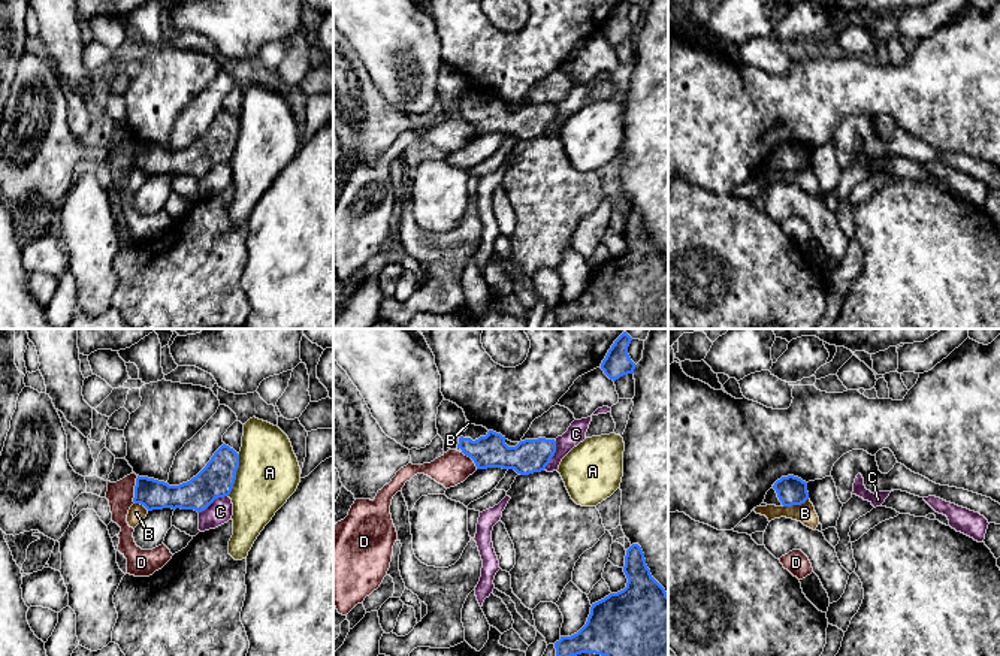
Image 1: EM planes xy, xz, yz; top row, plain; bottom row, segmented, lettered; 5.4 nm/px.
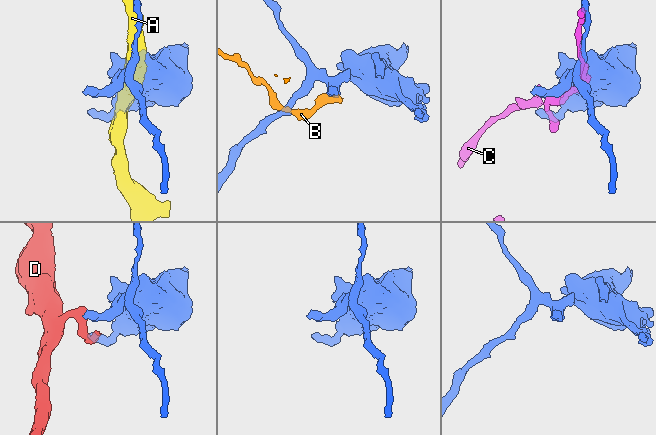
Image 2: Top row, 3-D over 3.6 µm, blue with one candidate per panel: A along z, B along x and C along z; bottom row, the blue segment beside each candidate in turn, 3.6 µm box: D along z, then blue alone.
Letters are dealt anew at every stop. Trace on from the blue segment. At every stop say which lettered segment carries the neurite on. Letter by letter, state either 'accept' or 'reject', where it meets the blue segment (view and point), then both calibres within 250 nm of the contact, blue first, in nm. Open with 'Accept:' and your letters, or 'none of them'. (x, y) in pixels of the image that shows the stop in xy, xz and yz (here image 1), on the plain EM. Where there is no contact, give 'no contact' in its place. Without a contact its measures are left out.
Accept: none of them
A: reject; contact xy (235, 141); calibres 190 and 320 nm
B: reject; contact yz (795, 169); calibres 160 and 110 nm
C: reject; contact xz (553, 120); calibres 180 and 110 nm
D: reject; contact xy (135, 154); calibres 160 and 140 nm

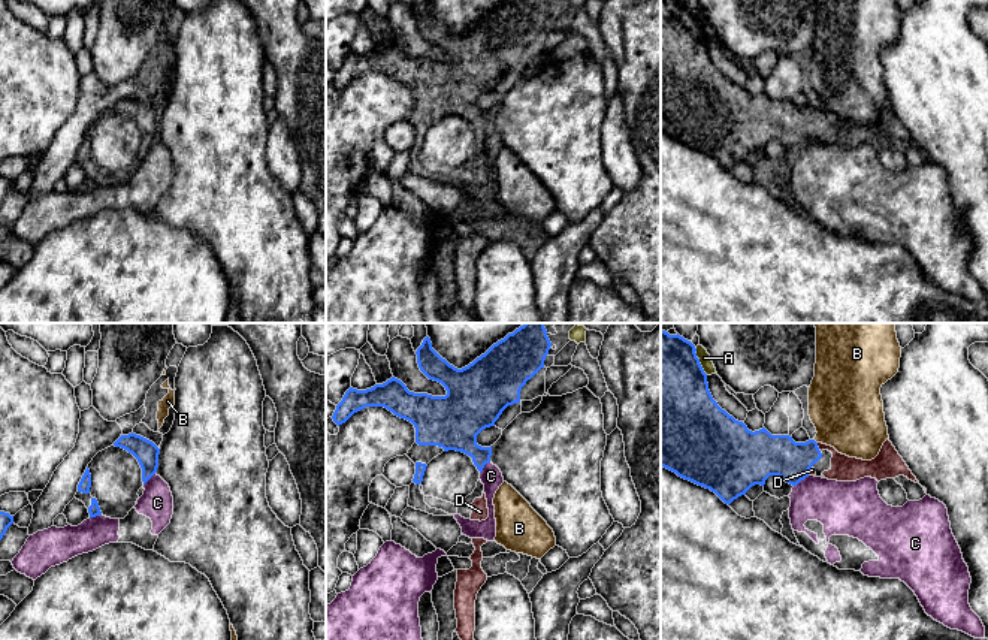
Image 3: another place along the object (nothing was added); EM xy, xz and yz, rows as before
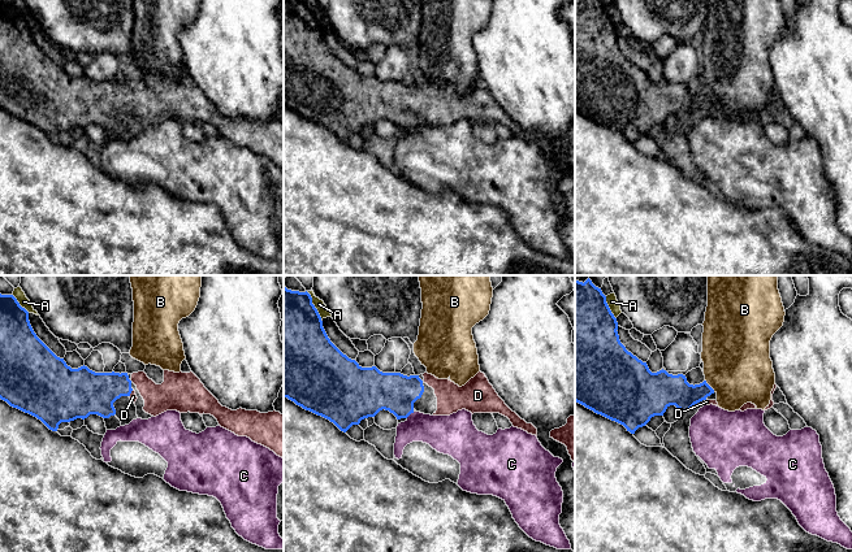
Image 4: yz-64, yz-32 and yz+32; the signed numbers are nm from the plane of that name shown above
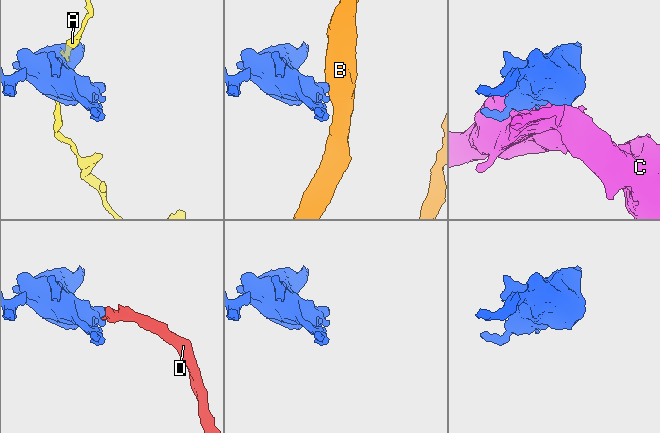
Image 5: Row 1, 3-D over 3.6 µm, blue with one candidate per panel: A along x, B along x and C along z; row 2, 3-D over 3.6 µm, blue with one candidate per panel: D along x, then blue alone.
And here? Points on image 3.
Accept: D
A: reject; contact yz (698, 26); calibres 500 and 70 nm
B: reject; contact yz (815, 106); calibres 220 and 400 nm
C: reject; contact yz (801, 144); calibres 240 and 280 nm
D: accept; contact yz (818, 112); calibres 220 and 140 nm

